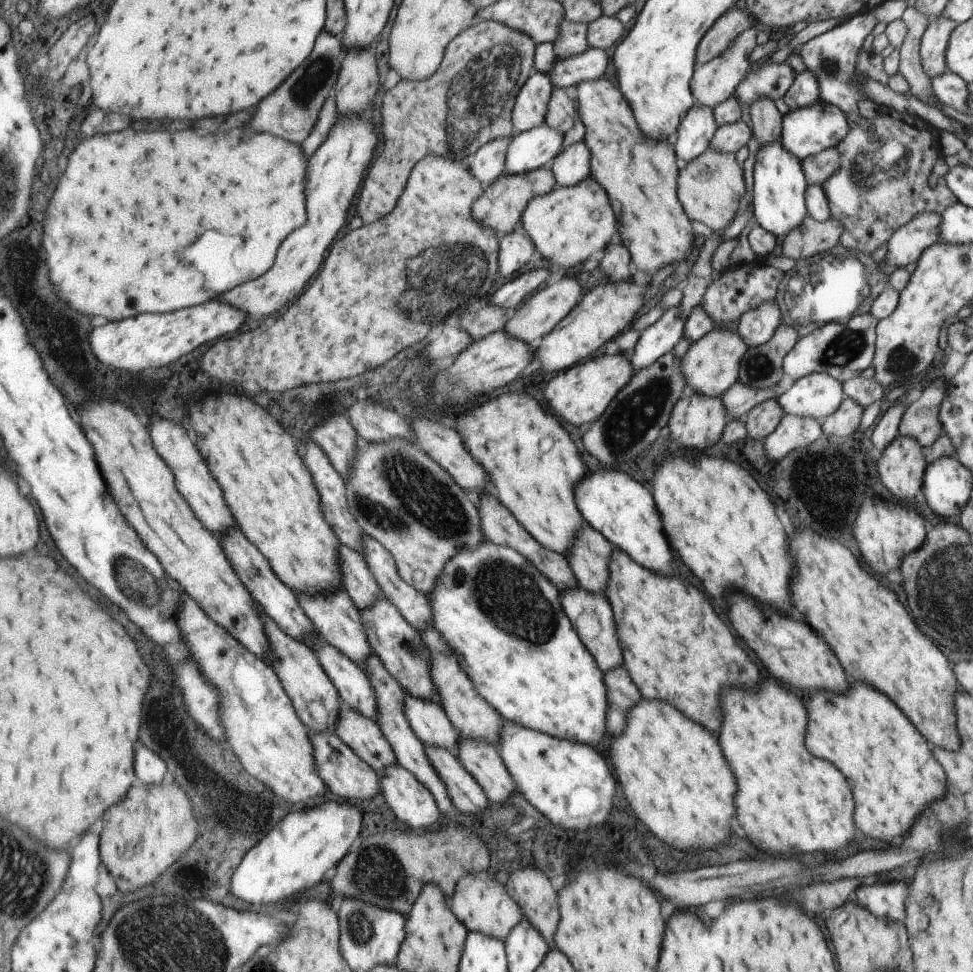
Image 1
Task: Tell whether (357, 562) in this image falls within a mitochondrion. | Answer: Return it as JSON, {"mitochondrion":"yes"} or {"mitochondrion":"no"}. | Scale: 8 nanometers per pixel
{"mitochondrion":"no"}

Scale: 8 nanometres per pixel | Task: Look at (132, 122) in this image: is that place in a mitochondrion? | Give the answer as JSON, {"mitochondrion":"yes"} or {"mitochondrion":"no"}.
{"mitochondrion":"no"}

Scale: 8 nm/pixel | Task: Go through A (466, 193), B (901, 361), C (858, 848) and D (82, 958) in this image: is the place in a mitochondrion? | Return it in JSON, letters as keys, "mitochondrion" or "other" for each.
{"A":"other","B":"mitochondrion","C":"other","D":"other"}

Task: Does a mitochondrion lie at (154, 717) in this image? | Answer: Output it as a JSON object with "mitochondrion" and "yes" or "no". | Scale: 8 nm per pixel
{"mitochondrion":"no"}

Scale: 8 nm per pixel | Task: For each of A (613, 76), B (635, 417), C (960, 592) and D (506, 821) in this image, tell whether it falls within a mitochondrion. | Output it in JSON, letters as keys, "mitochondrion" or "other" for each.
{"A":"other","B":"mitochondrion","C":"mitochondrion","D":"mitochondrion"}

